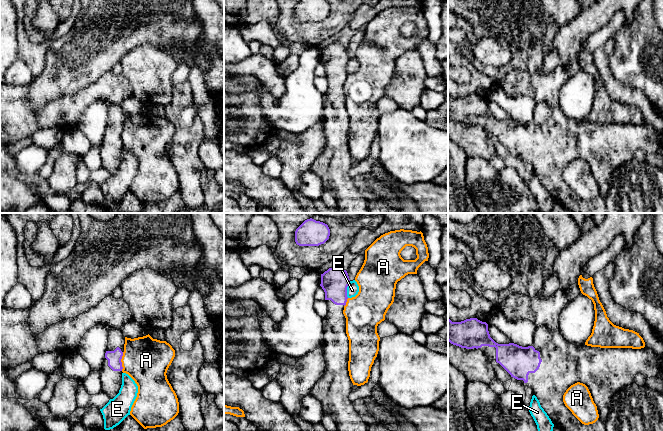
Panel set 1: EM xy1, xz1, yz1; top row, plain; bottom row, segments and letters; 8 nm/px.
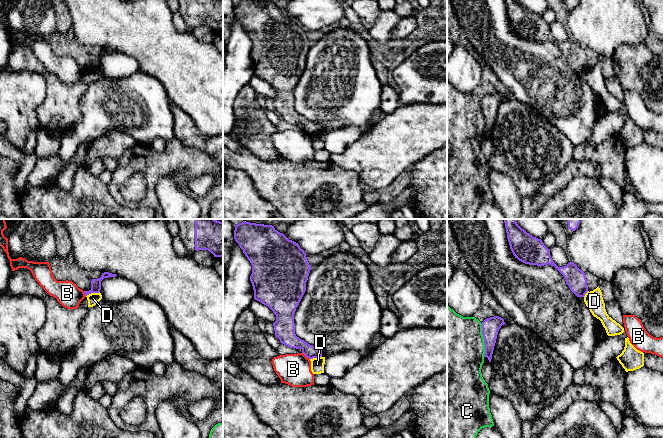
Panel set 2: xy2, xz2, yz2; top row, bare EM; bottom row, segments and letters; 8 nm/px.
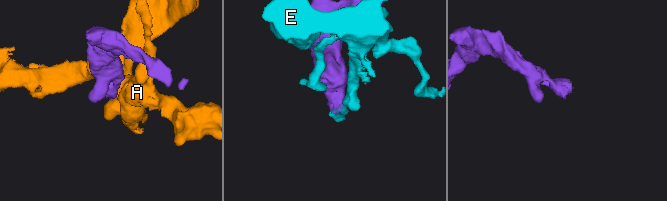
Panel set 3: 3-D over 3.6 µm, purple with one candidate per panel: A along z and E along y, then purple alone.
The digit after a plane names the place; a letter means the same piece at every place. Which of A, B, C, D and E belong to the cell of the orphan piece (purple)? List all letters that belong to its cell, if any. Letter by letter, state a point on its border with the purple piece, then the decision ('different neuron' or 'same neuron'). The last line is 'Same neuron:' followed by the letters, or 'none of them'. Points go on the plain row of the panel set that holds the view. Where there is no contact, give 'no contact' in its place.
A: xy1 (120, 137) | different neuron
B: xz2 (306, 132) | different neuron
C: yz2 (484, 116) | different neuron
D: xy2 (92, 68) | different neuron
E: xz1 (346, 65) | different neuron
Same neuron: none of them

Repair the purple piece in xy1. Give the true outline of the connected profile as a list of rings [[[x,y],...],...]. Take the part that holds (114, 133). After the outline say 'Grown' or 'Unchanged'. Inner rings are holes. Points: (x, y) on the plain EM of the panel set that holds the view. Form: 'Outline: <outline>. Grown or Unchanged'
Outline: [[[109,102],[108,122],[105,135],[100,146],[101,166],[113,175],[122,161],[122,132],[125,113],[121,106]]]. Grown

